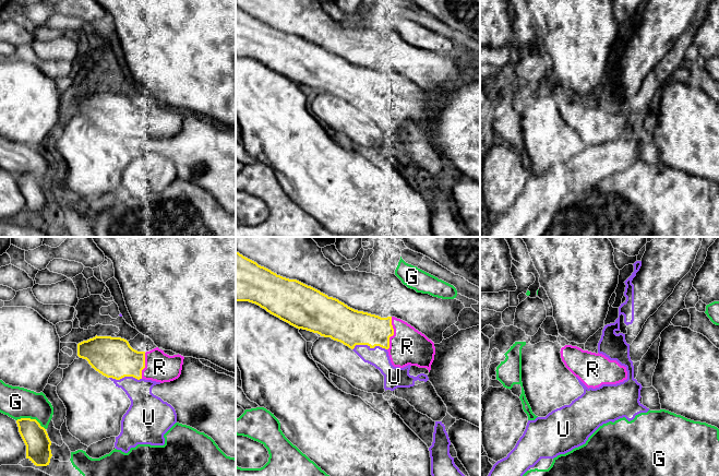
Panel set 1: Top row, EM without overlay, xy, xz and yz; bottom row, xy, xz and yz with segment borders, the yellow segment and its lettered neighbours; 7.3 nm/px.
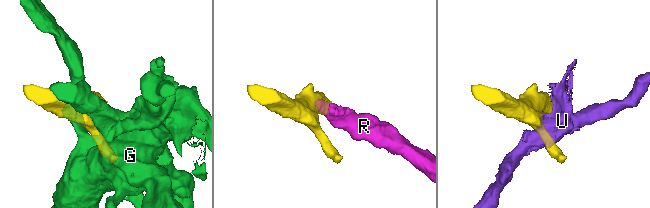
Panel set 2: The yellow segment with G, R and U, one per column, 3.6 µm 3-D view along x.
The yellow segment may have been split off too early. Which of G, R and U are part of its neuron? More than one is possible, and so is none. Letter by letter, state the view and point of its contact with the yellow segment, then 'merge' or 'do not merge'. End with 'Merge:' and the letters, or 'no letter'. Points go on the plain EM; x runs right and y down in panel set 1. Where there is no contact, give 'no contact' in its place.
G: contact xy (30, 174); do not merge
R: contact xz (393, 88); merge
U: contact xz (370, 102); do not merge
Merge: R

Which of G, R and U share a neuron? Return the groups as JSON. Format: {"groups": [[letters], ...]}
{"groups": [["G"], ["R"], ["U"]]}

